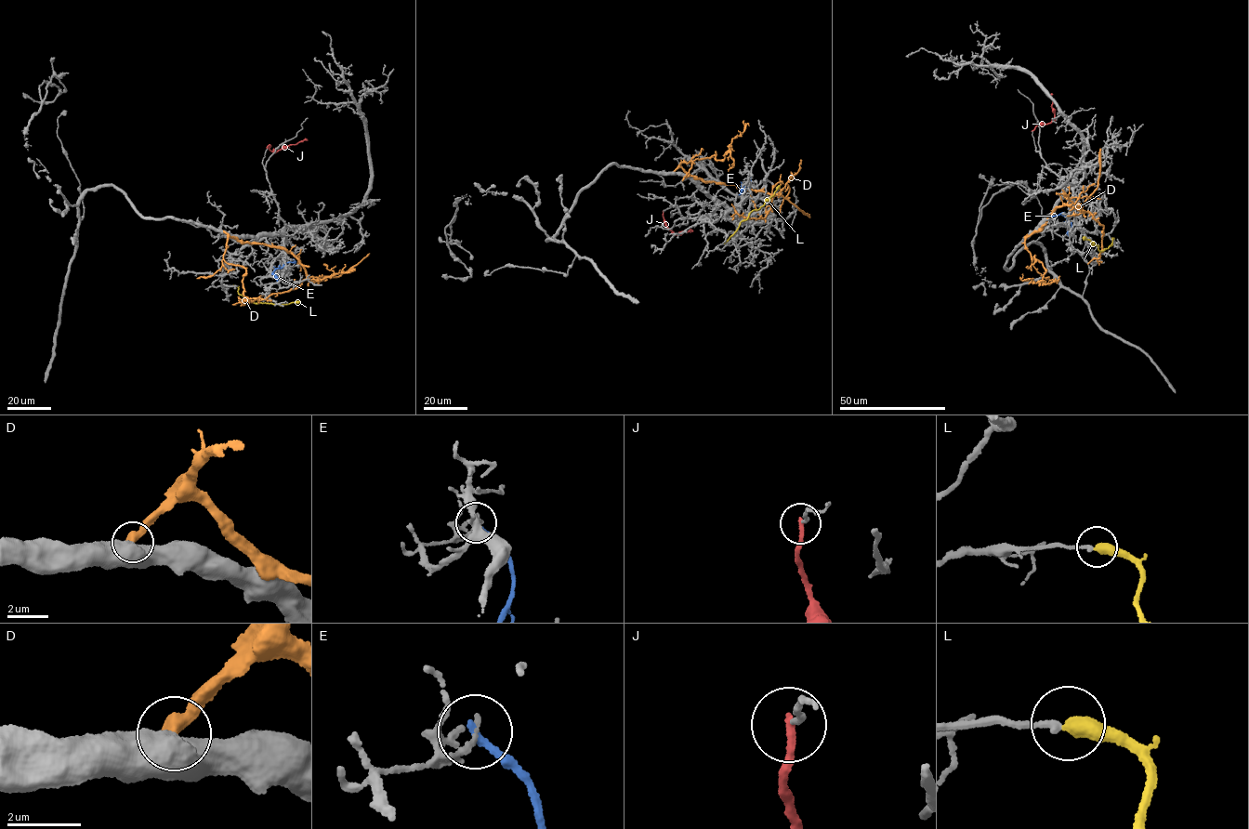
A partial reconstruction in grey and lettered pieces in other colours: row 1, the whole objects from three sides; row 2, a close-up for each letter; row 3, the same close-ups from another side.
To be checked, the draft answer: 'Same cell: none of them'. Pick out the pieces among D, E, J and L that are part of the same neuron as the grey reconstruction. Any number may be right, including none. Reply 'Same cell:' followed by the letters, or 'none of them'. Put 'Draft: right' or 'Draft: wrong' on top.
Draft: right
Same cell: none of them

